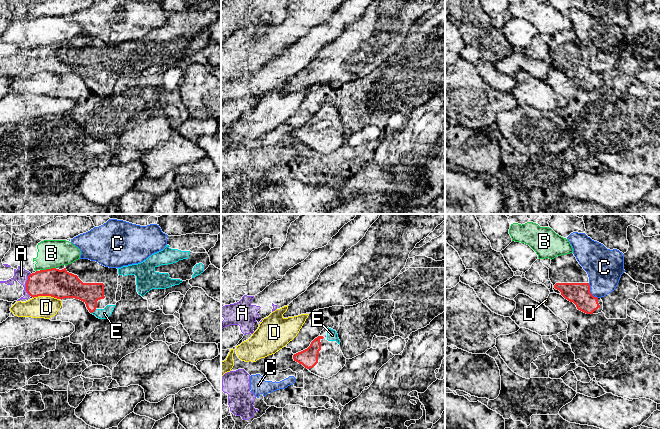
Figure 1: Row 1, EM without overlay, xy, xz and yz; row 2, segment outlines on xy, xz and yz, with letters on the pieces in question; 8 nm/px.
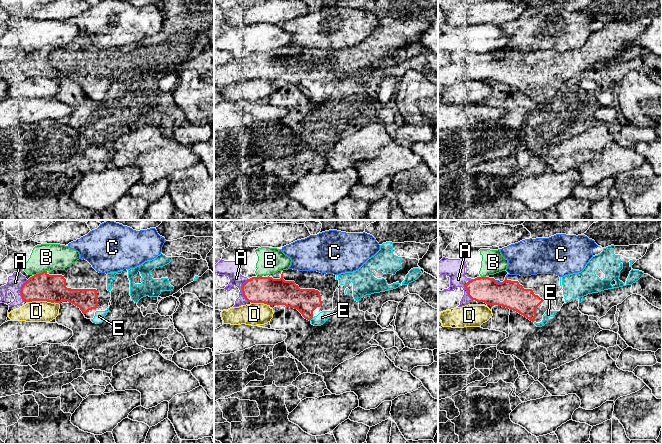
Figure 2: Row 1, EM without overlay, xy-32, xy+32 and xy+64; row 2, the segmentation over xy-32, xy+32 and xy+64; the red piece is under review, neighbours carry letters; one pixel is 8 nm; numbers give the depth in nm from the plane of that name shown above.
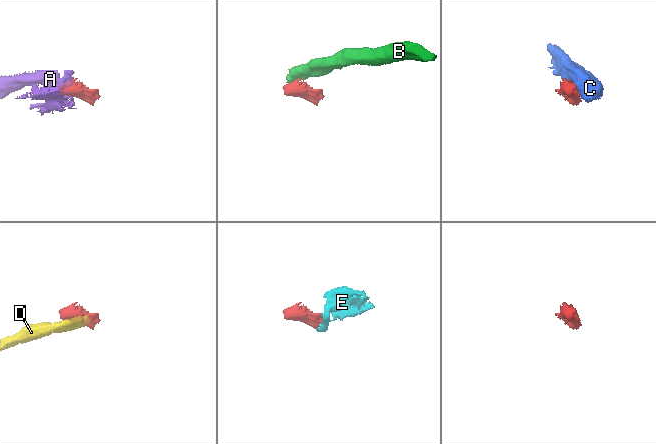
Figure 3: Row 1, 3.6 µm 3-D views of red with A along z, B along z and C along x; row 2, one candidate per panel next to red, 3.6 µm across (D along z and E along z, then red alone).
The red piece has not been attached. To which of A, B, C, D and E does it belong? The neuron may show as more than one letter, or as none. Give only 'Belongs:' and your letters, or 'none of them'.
Belongs: E

